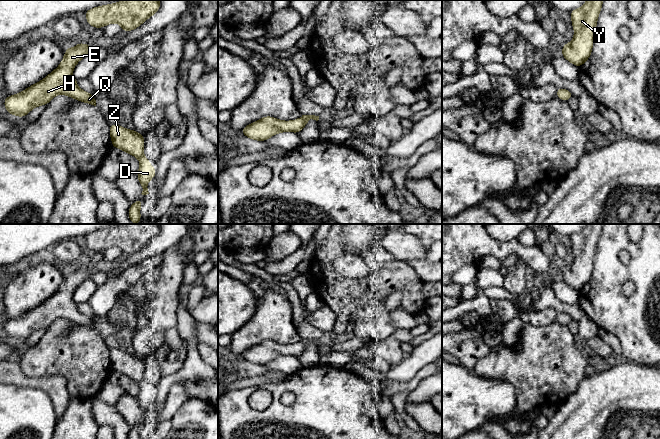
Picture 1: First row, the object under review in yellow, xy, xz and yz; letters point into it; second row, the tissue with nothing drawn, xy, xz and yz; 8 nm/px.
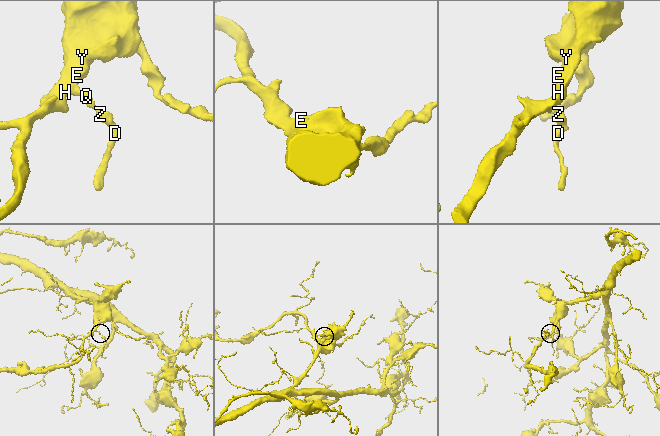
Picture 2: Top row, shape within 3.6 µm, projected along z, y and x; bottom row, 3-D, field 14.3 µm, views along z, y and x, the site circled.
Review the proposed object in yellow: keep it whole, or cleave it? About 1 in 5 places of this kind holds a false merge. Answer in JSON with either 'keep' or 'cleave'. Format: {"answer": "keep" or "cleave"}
{"answer": "keep"}

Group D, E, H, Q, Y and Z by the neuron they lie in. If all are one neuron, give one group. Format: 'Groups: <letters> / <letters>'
Groups: D E H Q Y Z

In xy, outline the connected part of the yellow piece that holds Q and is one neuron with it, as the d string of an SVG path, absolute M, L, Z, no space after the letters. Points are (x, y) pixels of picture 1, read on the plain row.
M77 267L74 272L68 271L60 289L49 299L20 317L4 323L6 335L24 341L35 331L48 328L58 318L96 330L92 317L80 313L72 298L76 288L91 278L92 273L92 270L84 267Z

